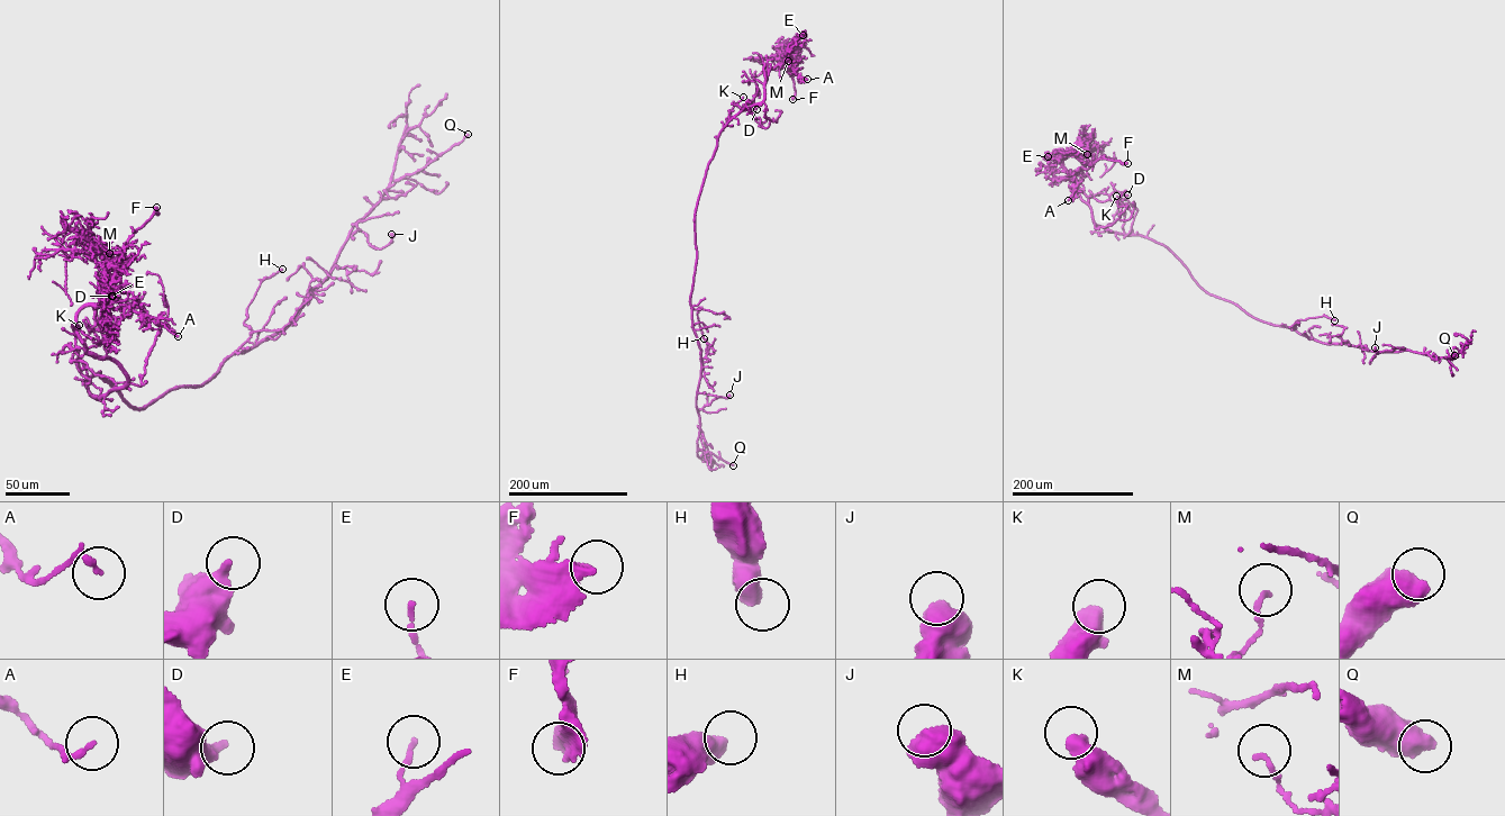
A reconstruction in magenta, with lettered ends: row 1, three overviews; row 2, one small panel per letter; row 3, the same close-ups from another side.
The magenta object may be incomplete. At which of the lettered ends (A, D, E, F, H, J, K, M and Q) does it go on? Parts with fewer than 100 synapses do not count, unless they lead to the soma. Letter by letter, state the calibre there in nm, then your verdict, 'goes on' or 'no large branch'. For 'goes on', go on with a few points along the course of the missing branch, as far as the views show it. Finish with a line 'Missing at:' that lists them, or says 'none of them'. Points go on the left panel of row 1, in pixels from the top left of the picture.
A: 170 nm | no large branch
D: 380 nm | no large branch
E: 110 nm | no large branch
F: 440 nm | goes on
H: 550 nm | no large branch
J: 750 nm | no large branch
K: 500 nm | no large branch
M: 140 nm | no large branch
Q: 700 nm | no large branch
Missing at: F

